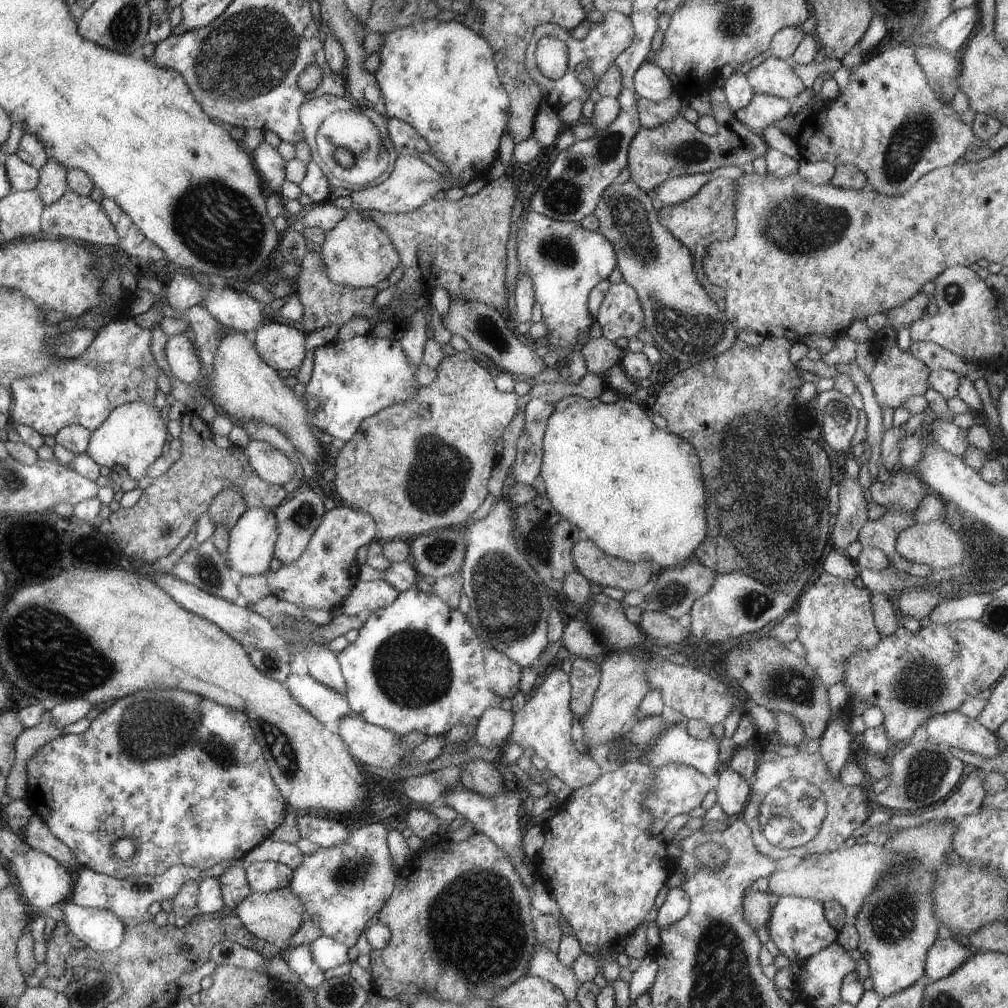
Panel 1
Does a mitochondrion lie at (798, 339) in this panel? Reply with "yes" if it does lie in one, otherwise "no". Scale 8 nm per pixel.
no

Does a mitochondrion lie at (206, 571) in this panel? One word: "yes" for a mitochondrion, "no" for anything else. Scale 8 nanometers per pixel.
yes

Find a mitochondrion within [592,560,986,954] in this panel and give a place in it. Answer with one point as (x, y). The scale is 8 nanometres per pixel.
(891, 919)

